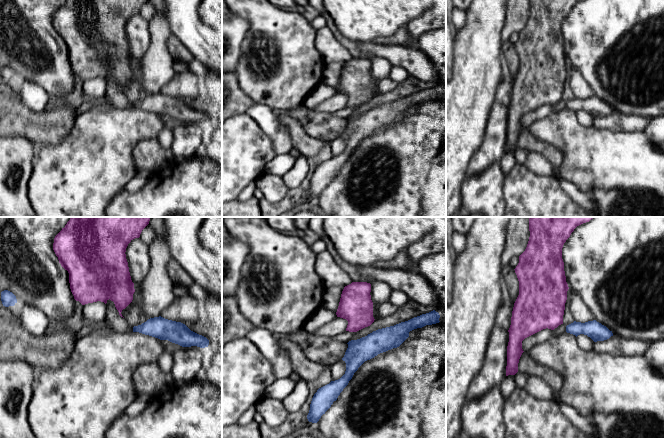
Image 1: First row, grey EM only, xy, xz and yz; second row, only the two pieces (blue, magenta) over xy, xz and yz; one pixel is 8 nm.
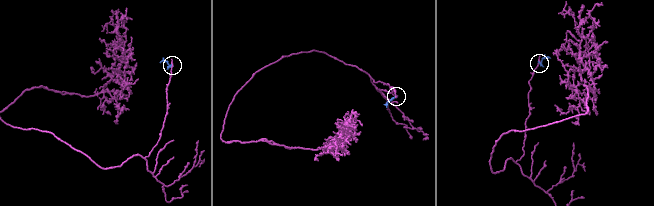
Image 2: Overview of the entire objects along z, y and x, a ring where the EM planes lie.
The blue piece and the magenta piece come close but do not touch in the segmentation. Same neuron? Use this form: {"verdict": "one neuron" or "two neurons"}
{"verdict": "two neurons"}

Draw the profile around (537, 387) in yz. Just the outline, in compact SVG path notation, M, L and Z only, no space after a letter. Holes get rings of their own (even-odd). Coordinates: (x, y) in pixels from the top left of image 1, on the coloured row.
M530 376L524 389L537 399L553 399L554 391L550 385L538 376Z

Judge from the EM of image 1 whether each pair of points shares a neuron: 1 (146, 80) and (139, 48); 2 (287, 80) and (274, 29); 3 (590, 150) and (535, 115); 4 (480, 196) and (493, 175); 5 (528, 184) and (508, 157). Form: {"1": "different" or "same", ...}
{"1": "different", "2": "same", "3": "different", "4": "same", "5": "different"}

